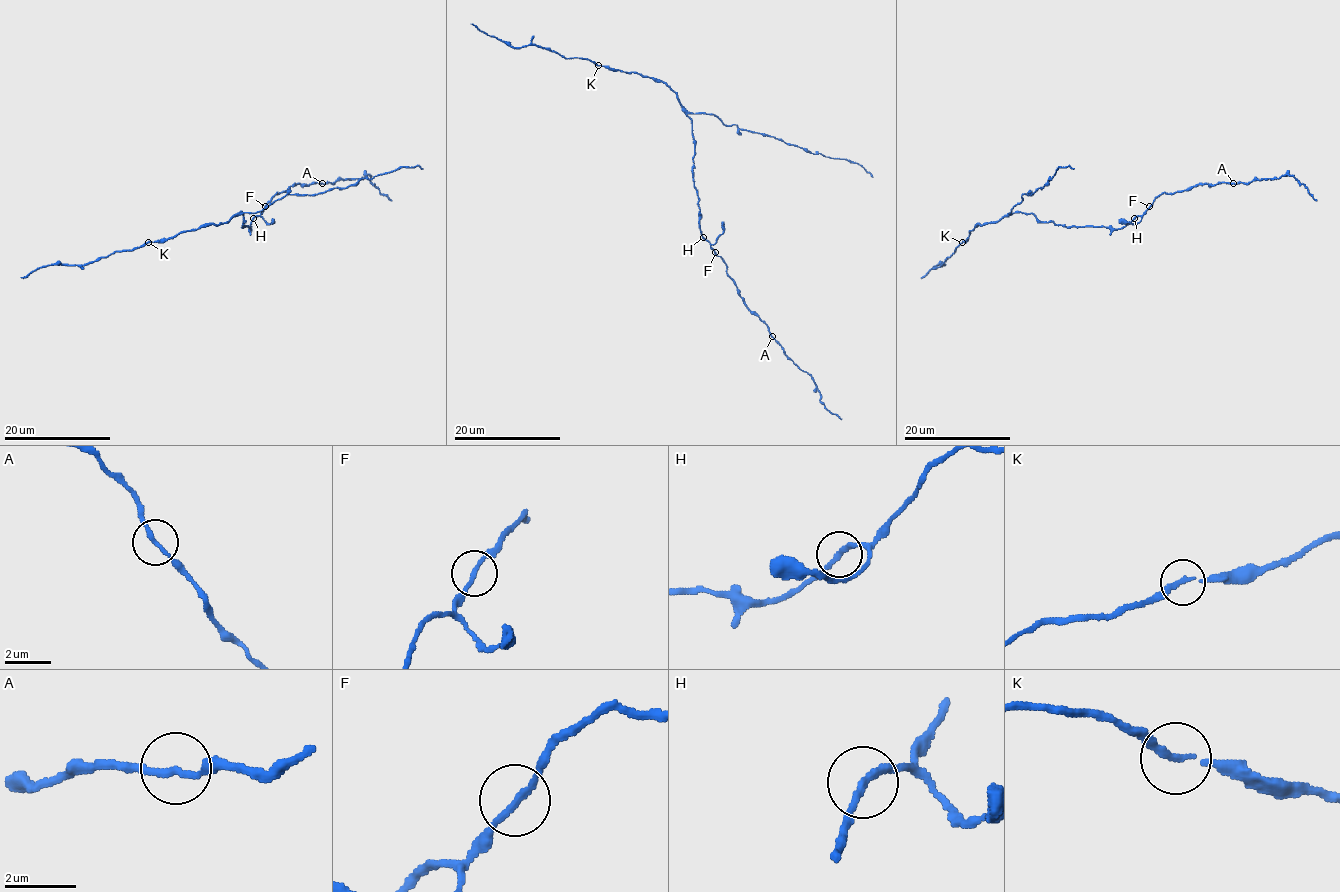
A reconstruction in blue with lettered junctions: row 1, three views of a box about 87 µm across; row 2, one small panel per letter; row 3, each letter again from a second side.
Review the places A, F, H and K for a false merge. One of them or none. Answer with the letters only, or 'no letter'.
A

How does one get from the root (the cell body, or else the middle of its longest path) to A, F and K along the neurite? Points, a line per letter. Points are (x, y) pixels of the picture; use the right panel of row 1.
A: (1067, 226), (1121, 229), (1135, 217), (1141, 216), (1163, 193), (1183, 192), (1205, 184), (1233, 182)
F: (1067, 226), (1121, 229), (1149, 206)
K: (1067, 226), (1041, 222), (1031, 213), (1007, 213), (998, 221), (977, 225), (962, 242)

